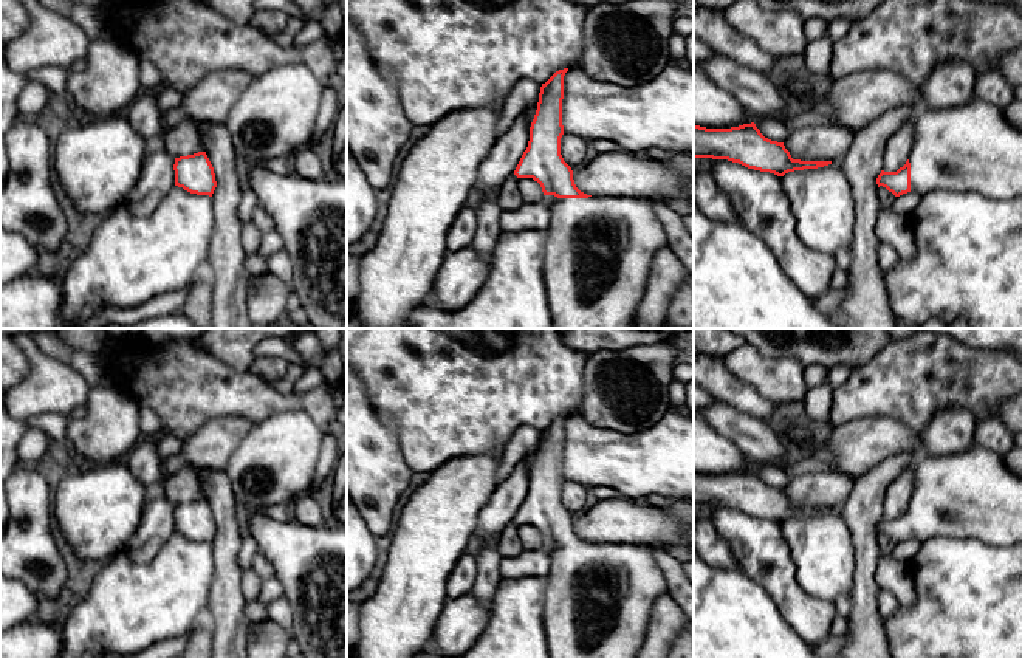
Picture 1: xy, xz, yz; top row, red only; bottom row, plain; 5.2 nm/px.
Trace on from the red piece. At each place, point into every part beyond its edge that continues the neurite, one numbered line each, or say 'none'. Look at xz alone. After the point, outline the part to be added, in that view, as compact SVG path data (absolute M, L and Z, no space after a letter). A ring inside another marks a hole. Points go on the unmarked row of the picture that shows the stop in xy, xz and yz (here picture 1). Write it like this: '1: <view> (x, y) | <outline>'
1: xz (598, 601) | M544 542L542 548L550 554L544 610L550 658L638 658L653 602L667 593L666 576L653 557L655 547Z

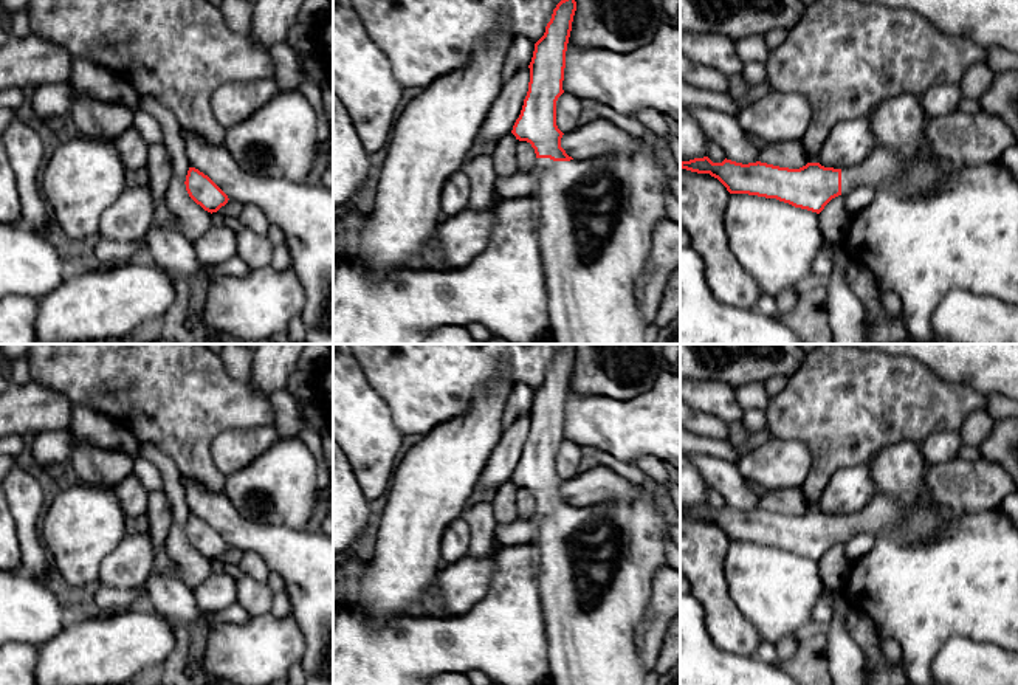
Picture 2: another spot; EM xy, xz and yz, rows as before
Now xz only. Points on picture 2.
1: xz (597, 563) | M640 493L632 501L598 502L587 507L573 505L570 508L553 508L550 505L536 505L536 511L531 519L536 525L536 538L533 539L533 544L541 552L538 590L547 634L547 659L550 663L549 680L552 685L645 685L648 673L641 665L637 649L637 629L651 601L654 575L660 567L668 564L665 536L665 527L668 524L657 499L651 493Z

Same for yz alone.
1: yz (916, 523) | M875 490L869 504L857 513L841 516L841 542L855 535L889 536L899 544L920 546L937 538L956 515L937 505L928 490L905 504Z

